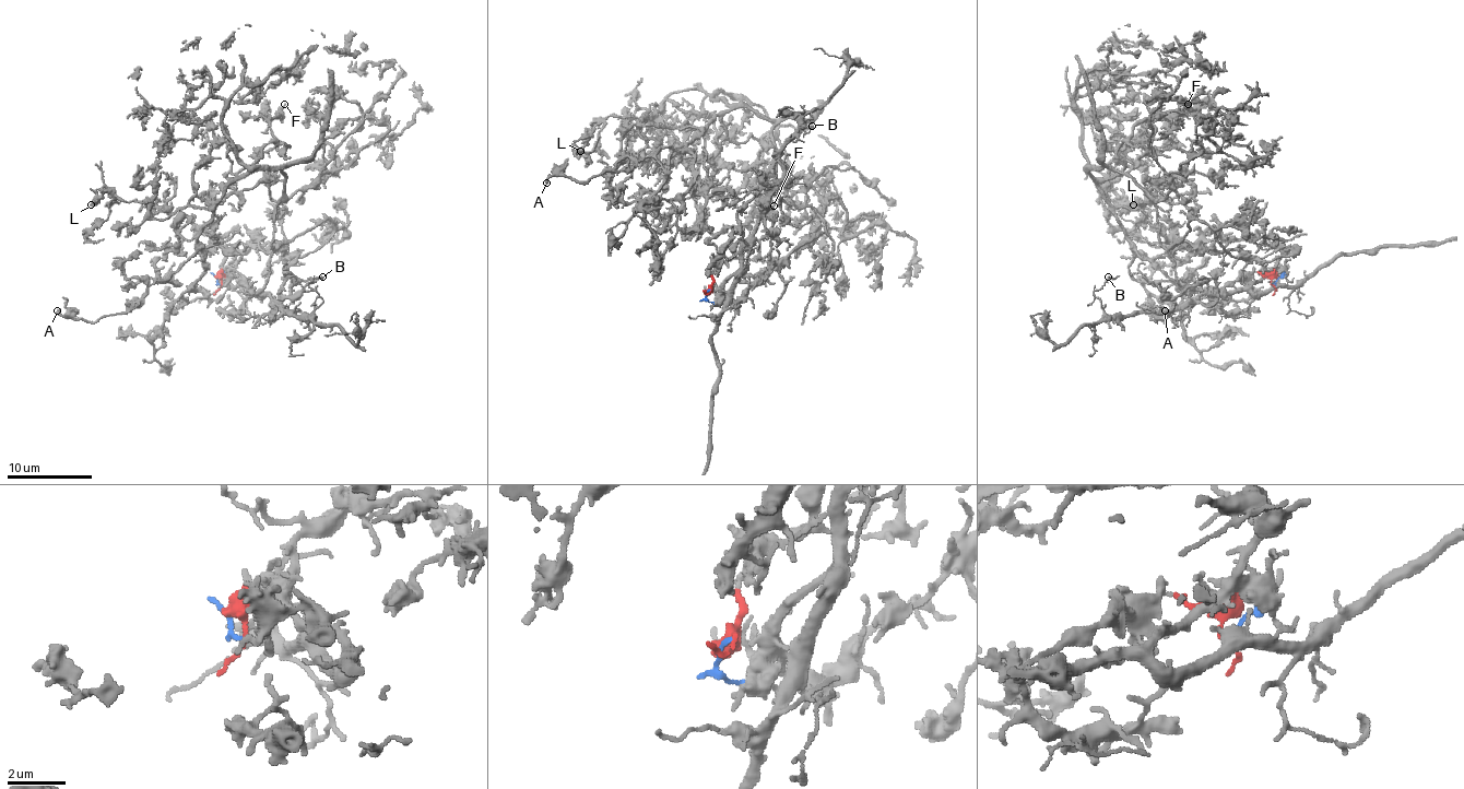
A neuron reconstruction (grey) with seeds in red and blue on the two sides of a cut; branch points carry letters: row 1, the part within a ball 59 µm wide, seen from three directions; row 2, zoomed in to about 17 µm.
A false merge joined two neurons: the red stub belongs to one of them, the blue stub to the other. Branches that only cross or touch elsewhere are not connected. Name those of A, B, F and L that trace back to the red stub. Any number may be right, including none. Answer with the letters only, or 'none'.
A, F, L

